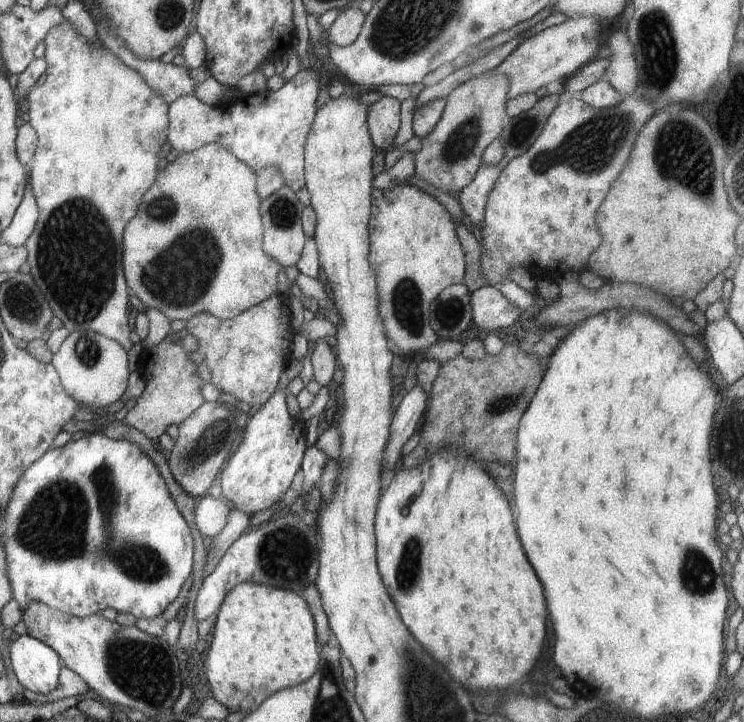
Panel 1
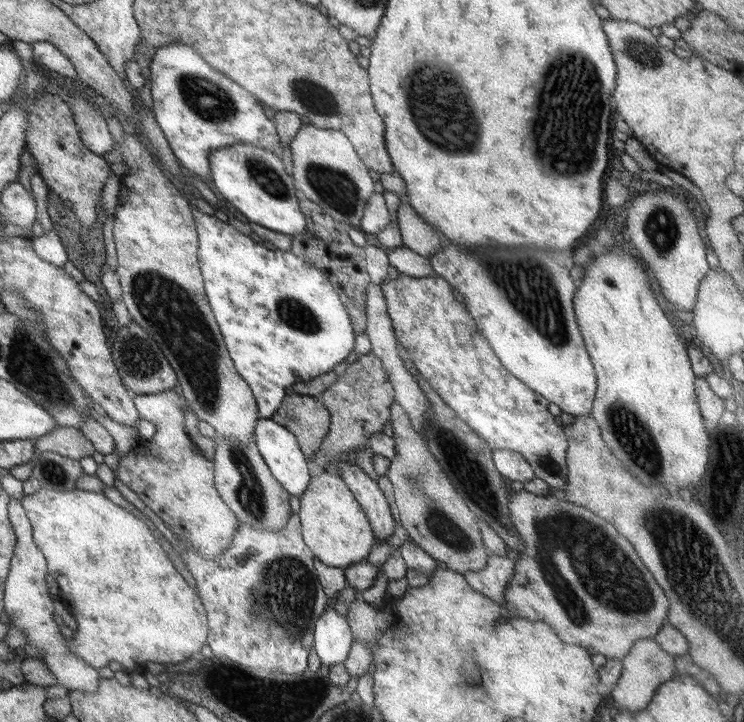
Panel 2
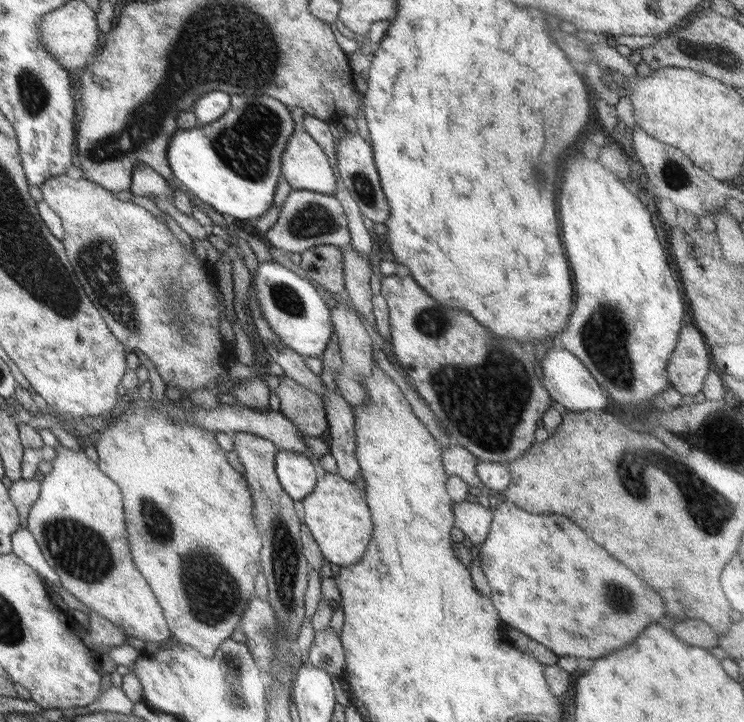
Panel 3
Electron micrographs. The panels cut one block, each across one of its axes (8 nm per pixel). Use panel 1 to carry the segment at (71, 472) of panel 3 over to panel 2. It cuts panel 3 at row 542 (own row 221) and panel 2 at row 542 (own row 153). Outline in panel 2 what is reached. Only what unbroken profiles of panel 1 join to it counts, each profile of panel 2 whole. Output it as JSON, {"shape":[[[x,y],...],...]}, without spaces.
{"shape":[[[41,487],[33,494],[24,494],[20,503],[29,519],[33,542],[45,557],[47,574],[59,585],[58,599],[77,623],[72,640],[65,643],[70,654],[95,669],[117,662],[127,673],[140,672],[147,662],[175,669],[189,664],[183,662],[185,658],[189,660],[189,656],[199,654],[207,638],[205,610],[147,525],[99,492],[79,489],[59,492]]]}

